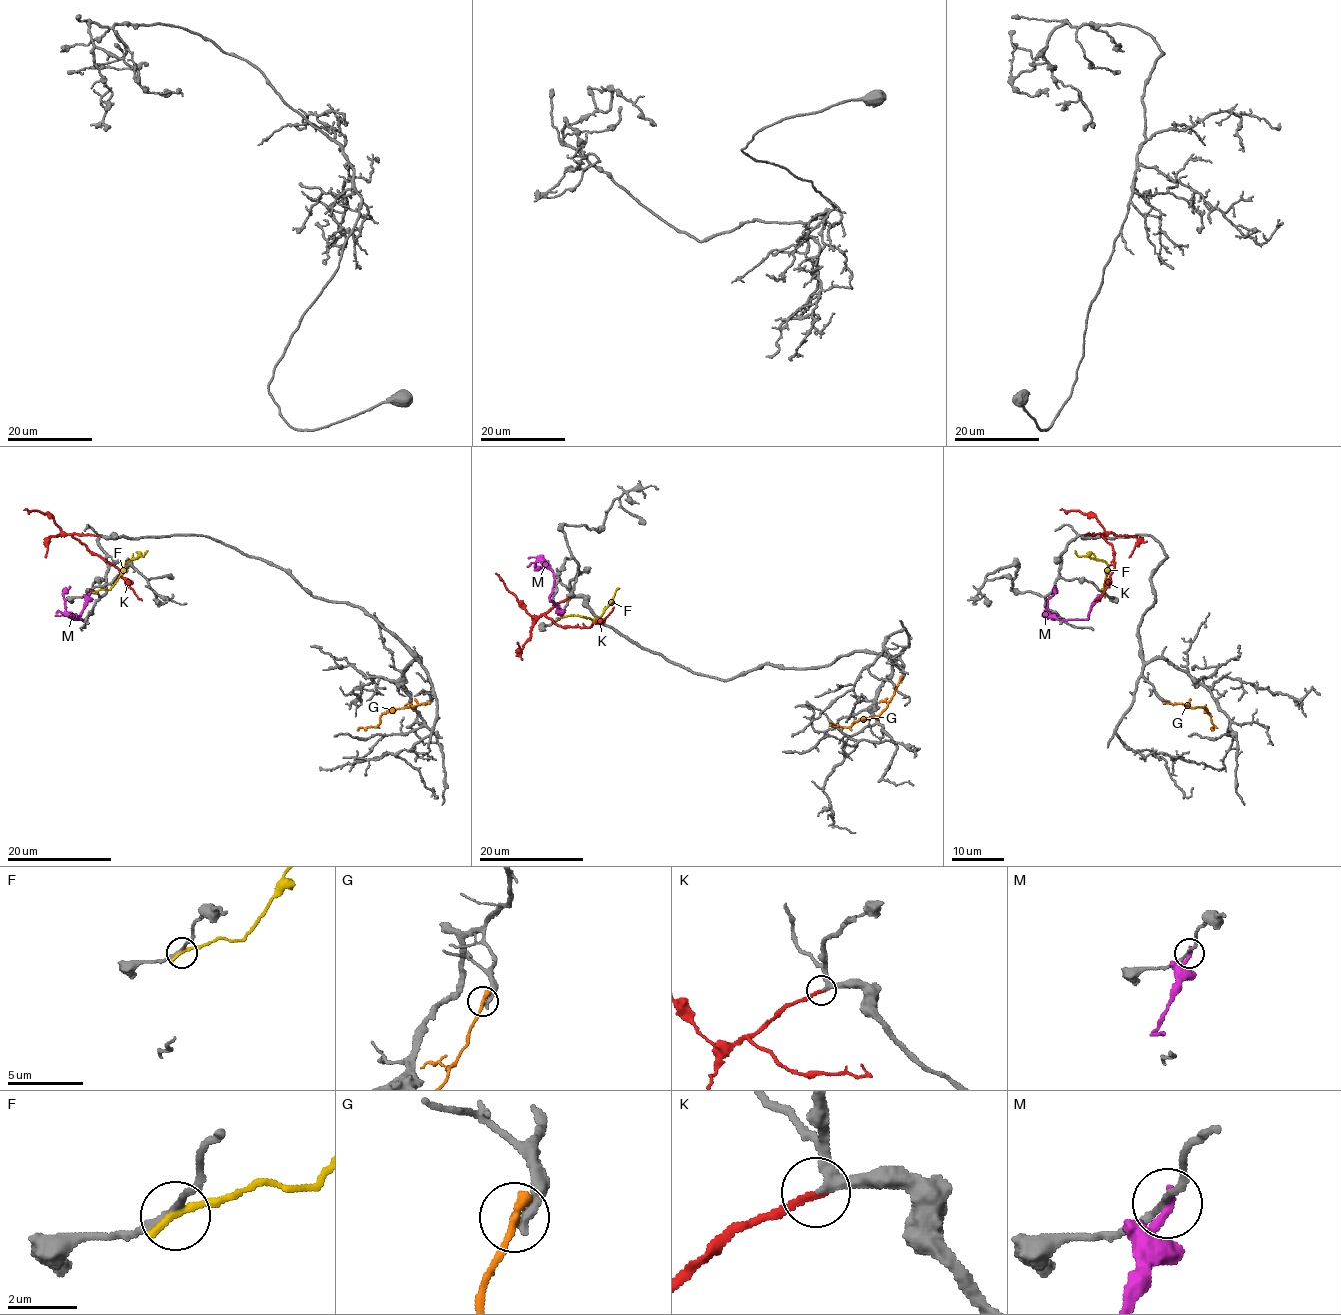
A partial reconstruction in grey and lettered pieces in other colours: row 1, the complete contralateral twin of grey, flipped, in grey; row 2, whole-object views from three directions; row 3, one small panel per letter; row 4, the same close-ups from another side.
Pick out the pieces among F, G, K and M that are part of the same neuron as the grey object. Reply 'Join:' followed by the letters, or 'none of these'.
Join: K

